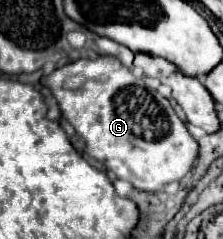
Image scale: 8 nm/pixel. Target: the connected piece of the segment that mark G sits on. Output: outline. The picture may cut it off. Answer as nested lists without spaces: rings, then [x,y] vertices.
[[[116,58],[76,60],[56,68],[42,78],[42,84],[52,90],[64,118],[86,142],[88,156],[100,160],[110,170],[107,175],[114,177],[112,184],[119,196],[130,198],[131,192],[139,190],[158,192],[192,172],[198,158],[198,142],[176,116],[170,102],[152,98],[144,82],[134,78]]]

